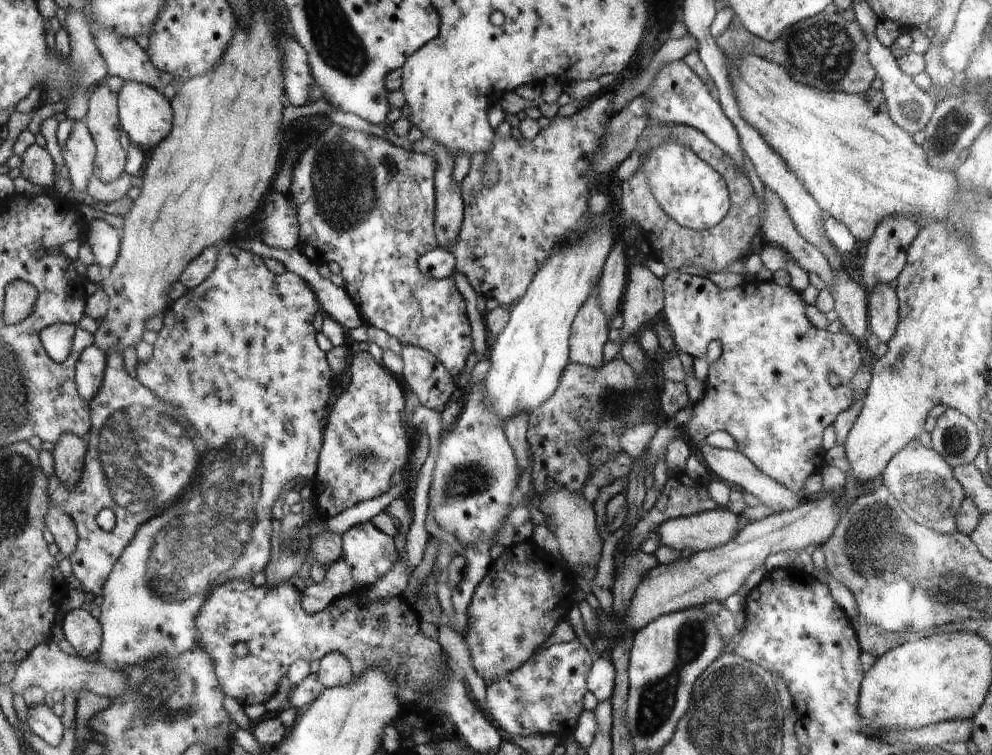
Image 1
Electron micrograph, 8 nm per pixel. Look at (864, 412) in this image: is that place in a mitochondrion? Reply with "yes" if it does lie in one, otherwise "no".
no

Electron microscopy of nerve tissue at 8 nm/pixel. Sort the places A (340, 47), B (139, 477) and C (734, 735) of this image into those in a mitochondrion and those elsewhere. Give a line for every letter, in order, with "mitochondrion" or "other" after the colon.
A: mitochondrion
B: mitochondrion
C: mitochondrion

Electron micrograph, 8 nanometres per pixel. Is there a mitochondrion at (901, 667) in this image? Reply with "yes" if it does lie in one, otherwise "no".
no

